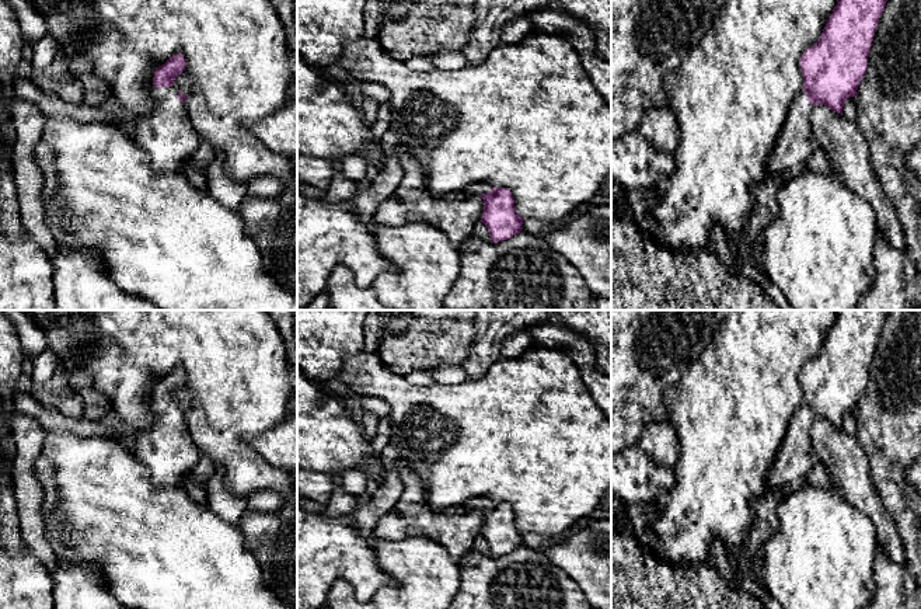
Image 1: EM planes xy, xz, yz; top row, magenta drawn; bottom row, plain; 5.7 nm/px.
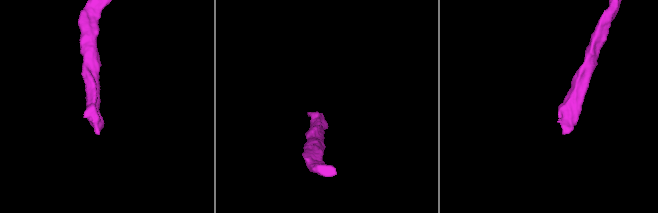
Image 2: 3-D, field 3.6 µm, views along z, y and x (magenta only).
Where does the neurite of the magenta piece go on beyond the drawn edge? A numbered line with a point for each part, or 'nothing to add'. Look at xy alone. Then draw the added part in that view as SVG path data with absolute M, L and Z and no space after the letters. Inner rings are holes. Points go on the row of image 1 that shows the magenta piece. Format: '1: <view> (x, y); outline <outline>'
1: xy (166, 135); outline M168 86L153 88L151 105L150 114L132 122L133 140L149 156L154 171L182 171L182 164L200 142L186 102L178 100L175 86Z

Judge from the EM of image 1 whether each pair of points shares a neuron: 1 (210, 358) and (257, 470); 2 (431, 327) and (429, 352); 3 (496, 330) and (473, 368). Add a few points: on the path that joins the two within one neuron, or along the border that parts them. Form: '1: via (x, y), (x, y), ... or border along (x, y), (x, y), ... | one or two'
1: via (223, 386), (223, 437), (229, 442) | one
2: via (431, 333), (429, 347) | one
3: via (488, 340), (487, 350), (481, 358) | one

